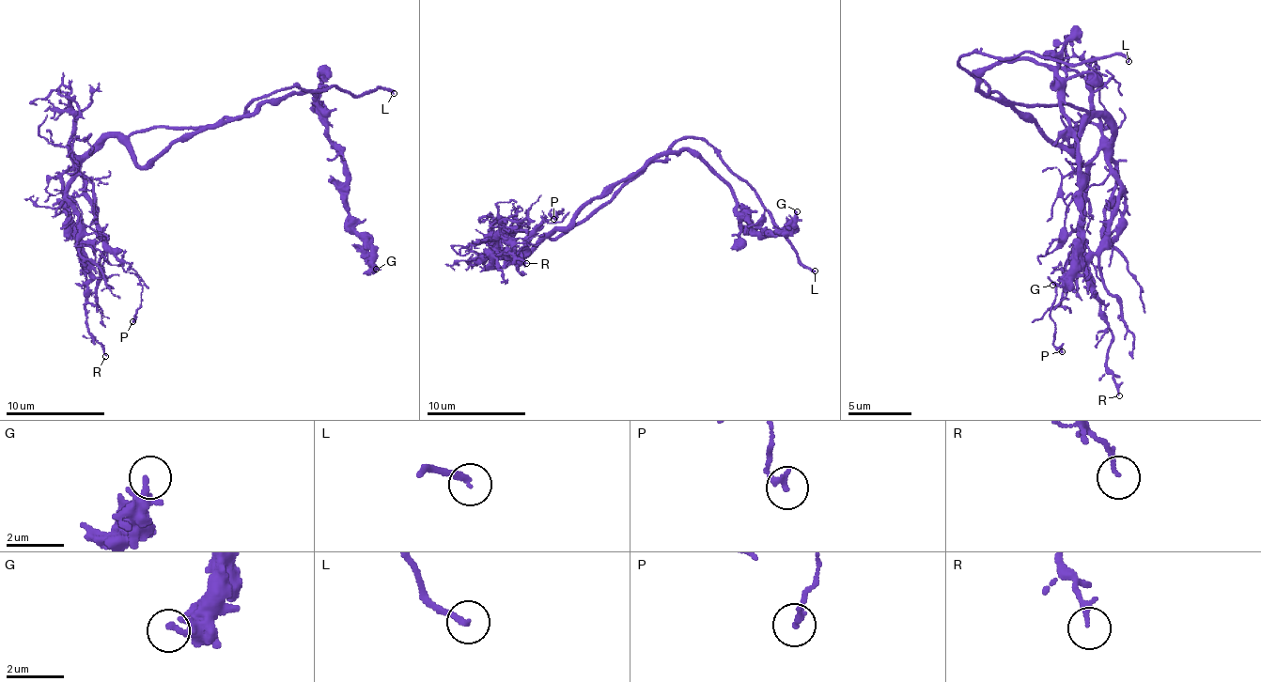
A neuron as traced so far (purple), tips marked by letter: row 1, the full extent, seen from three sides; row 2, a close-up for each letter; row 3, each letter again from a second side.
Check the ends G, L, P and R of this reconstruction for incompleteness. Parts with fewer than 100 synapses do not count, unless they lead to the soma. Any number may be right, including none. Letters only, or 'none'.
L

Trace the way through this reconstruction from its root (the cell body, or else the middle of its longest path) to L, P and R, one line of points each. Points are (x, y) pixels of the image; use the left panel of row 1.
L: (197, 128), (240, 117), (255, 100), (289, 87), (326, 90), (334, 85), (351, 95), (386, 87), (394, 93)
P: (197, 128), (147, 128), (125, 137), (108, 137), (81, 164), (96, 232), (135, 271), (143, 288), (132, 321)
R: (197, 128), (108, 137), (76, 167), (69, 205), (90, 279), (85, 321), (105, 356)

